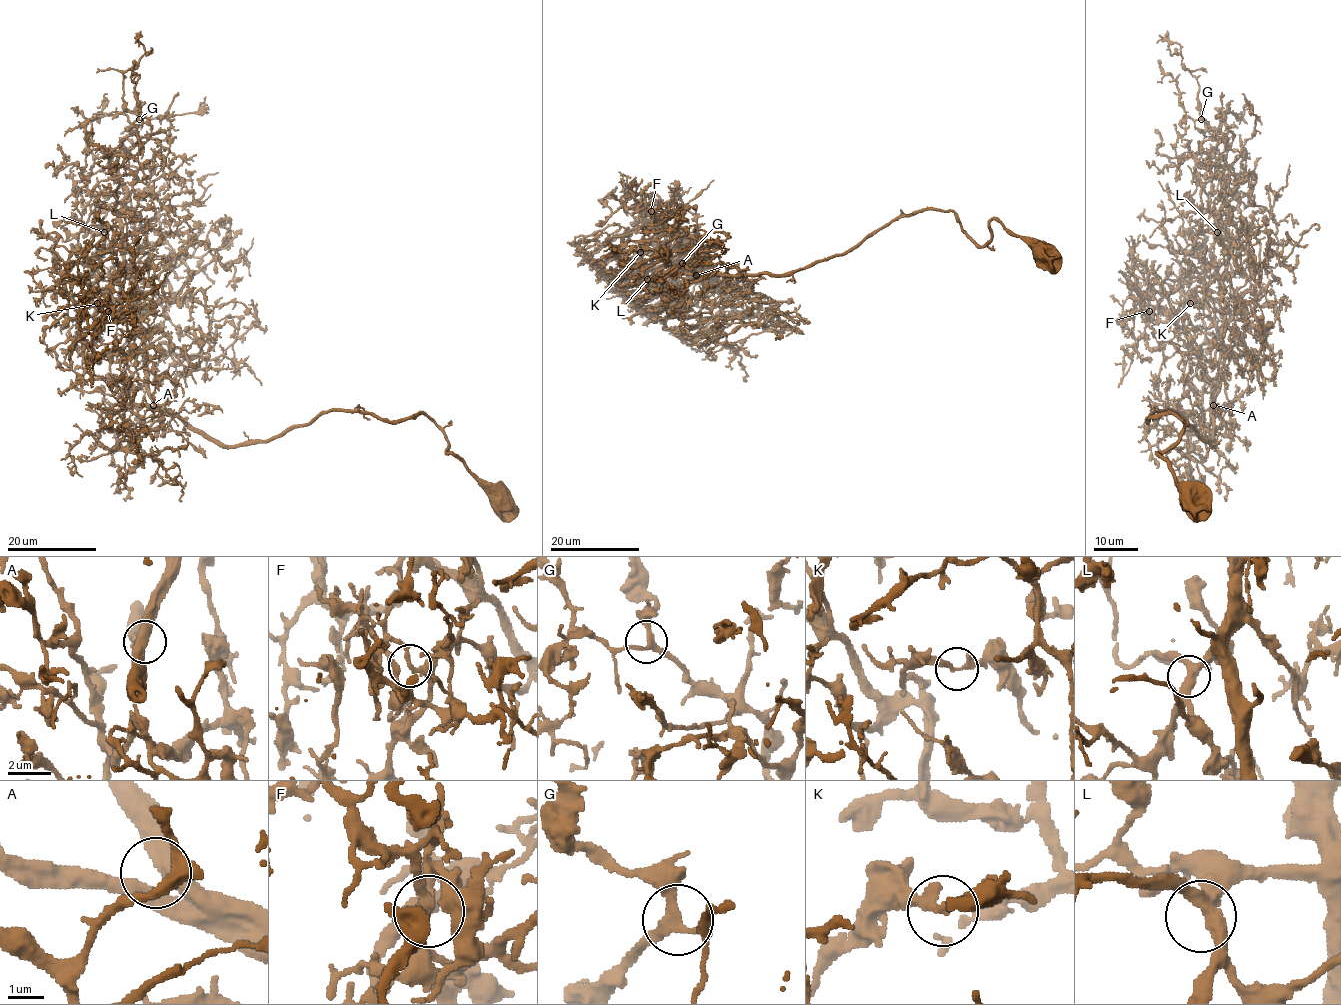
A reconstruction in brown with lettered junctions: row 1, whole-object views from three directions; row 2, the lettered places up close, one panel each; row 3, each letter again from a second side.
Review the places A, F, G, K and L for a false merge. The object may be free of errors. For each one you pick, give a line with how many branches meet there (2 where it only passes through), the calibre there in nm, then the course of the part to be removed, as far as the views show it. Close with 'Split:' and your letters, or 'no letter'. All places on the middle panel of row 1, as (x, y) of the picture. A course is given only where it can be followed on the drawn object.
F: Branches: 2. Thickness 240 nm. Course of the part to remove: (650, 211), (656, 211), (667, 202), (672, 205), (676, 198), (680, 198), (688, 211), (696, 215), (696, 228)
Split: F

